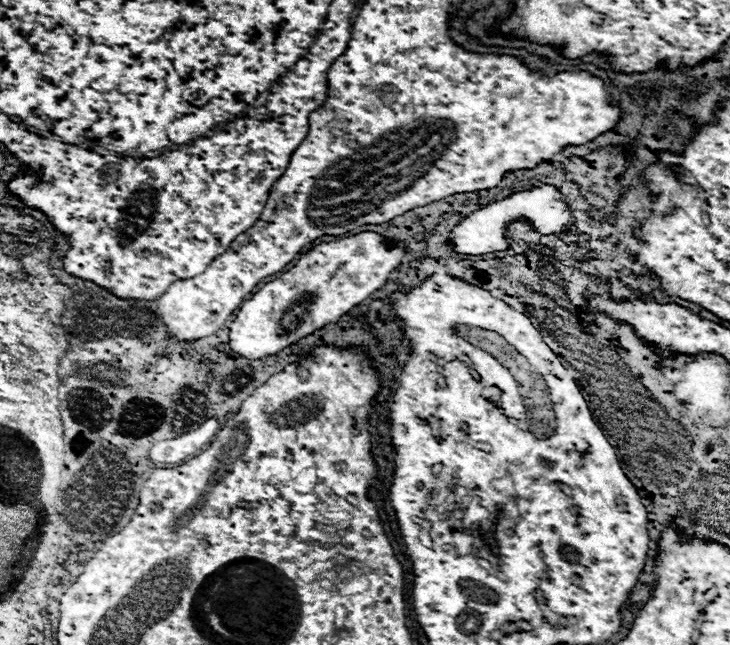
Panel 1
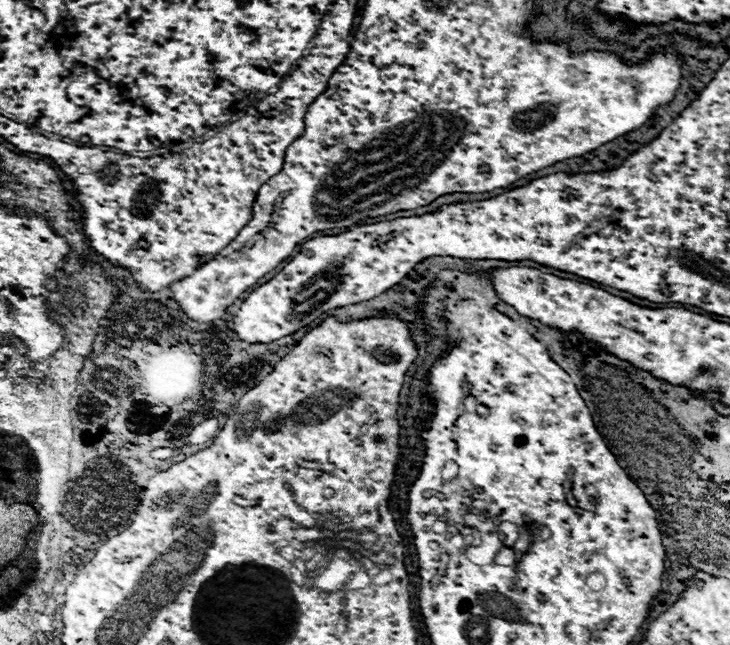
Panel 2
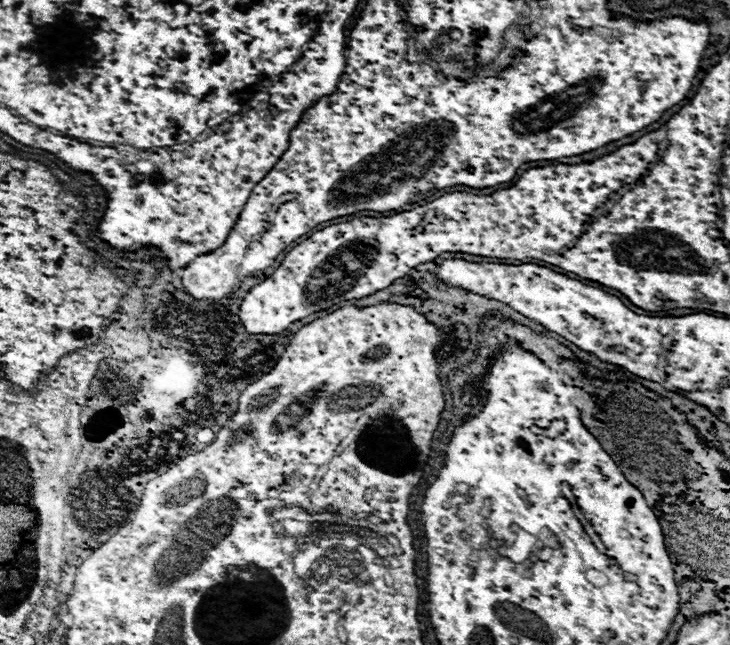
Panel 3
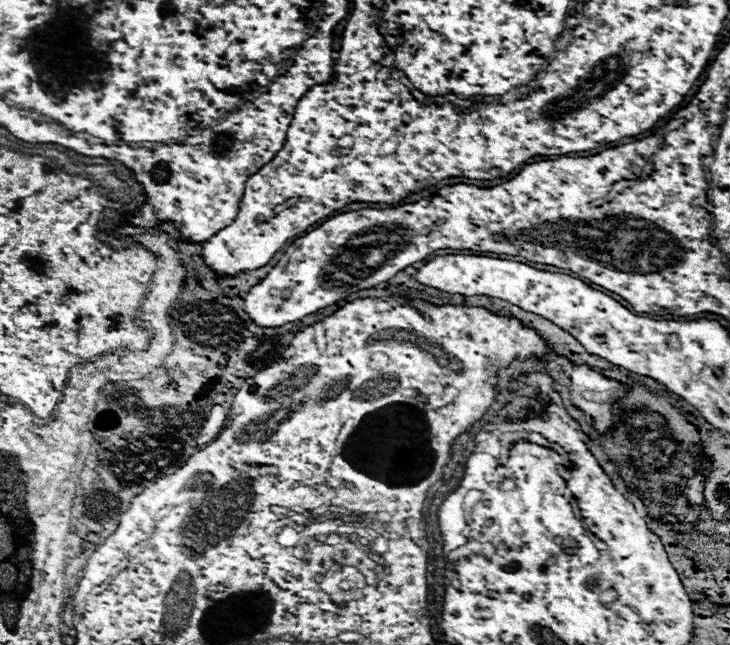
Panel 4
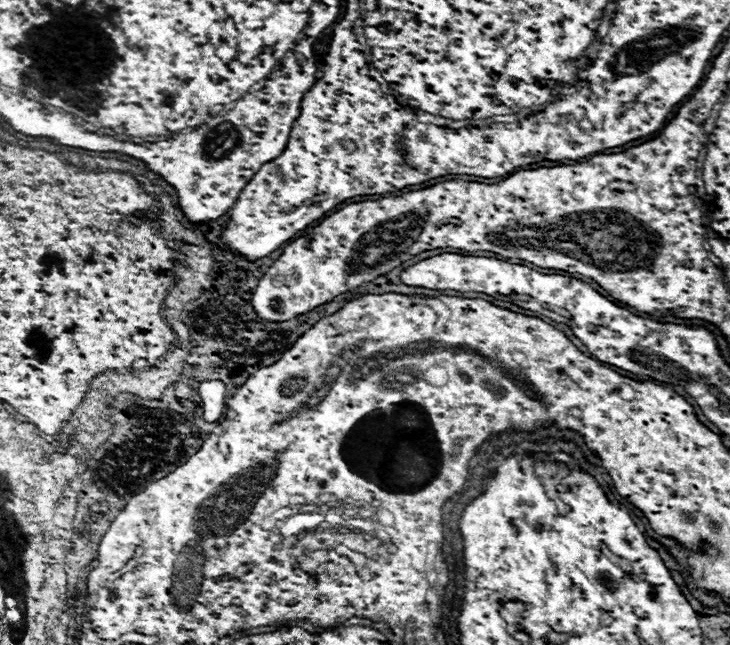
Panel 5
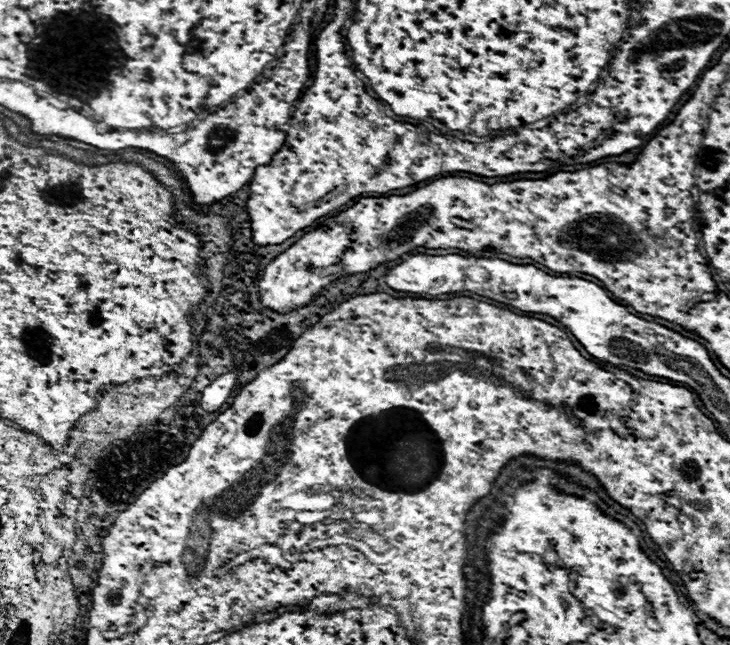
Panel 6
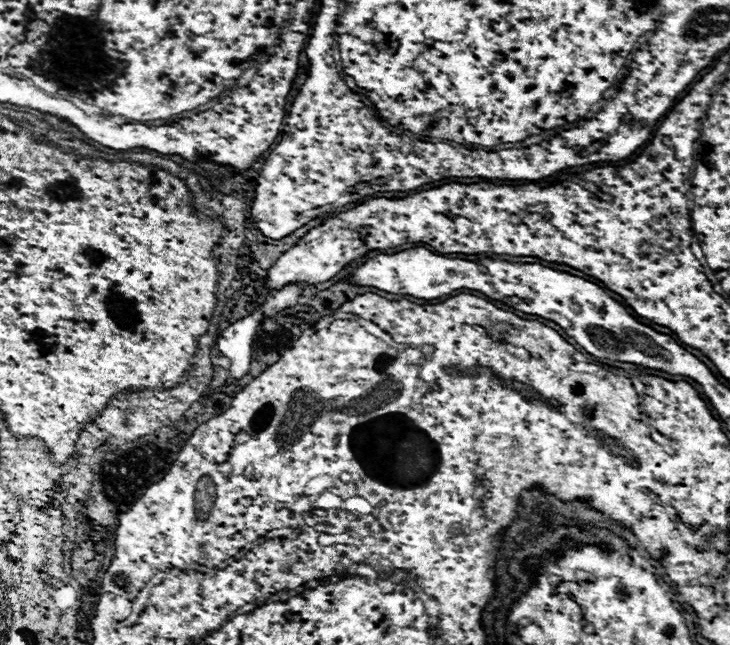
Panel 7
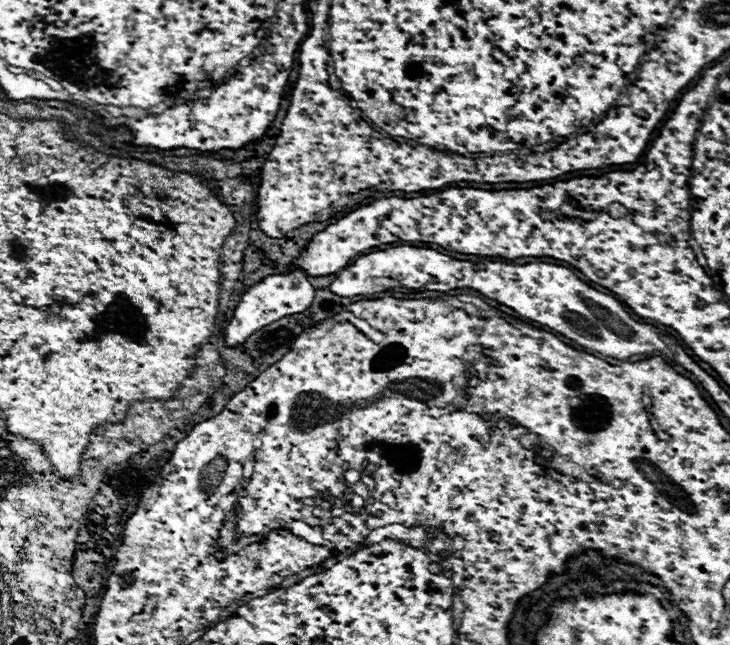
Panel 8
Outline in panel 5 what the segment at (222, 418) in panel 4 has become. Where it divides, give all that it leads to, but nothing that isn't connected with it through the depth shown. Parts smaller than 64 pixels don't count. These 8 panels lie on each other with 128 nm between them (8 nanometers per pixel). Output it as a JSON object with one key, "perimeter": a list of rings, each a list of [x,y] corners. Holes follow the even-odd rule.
{"perimeter":[[[210,380],[200,384],[200,396],[204,404],[204,420],[216,424],[226,412],[226,386],[220,380]]]}

